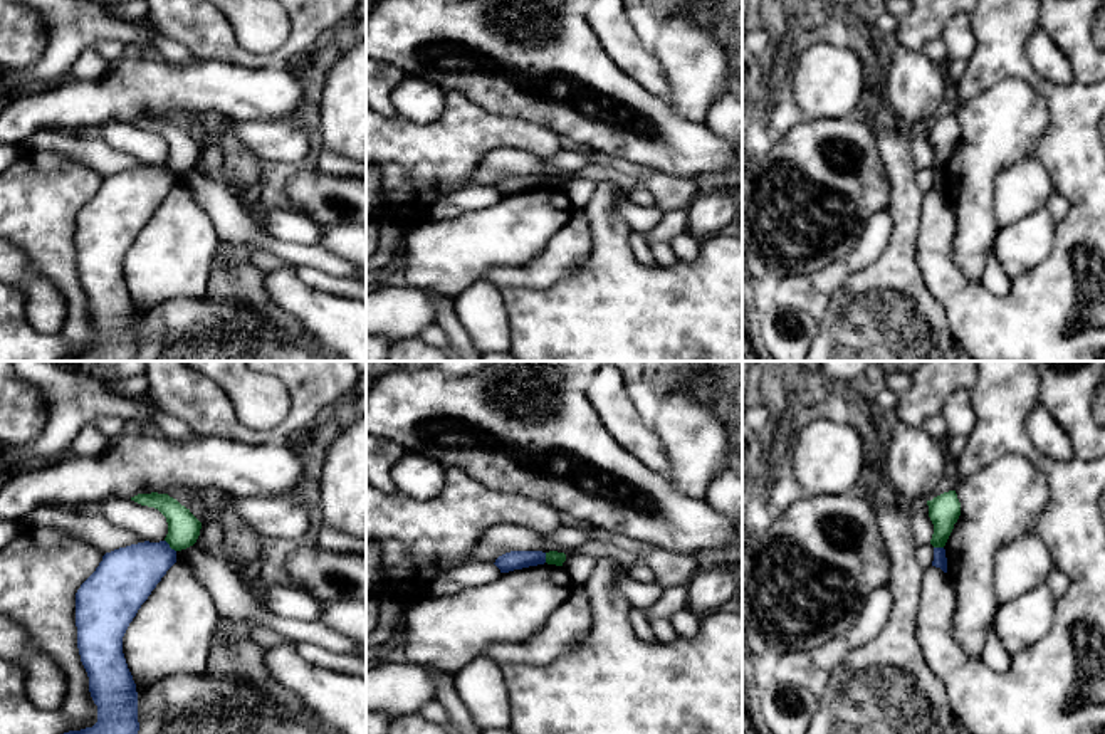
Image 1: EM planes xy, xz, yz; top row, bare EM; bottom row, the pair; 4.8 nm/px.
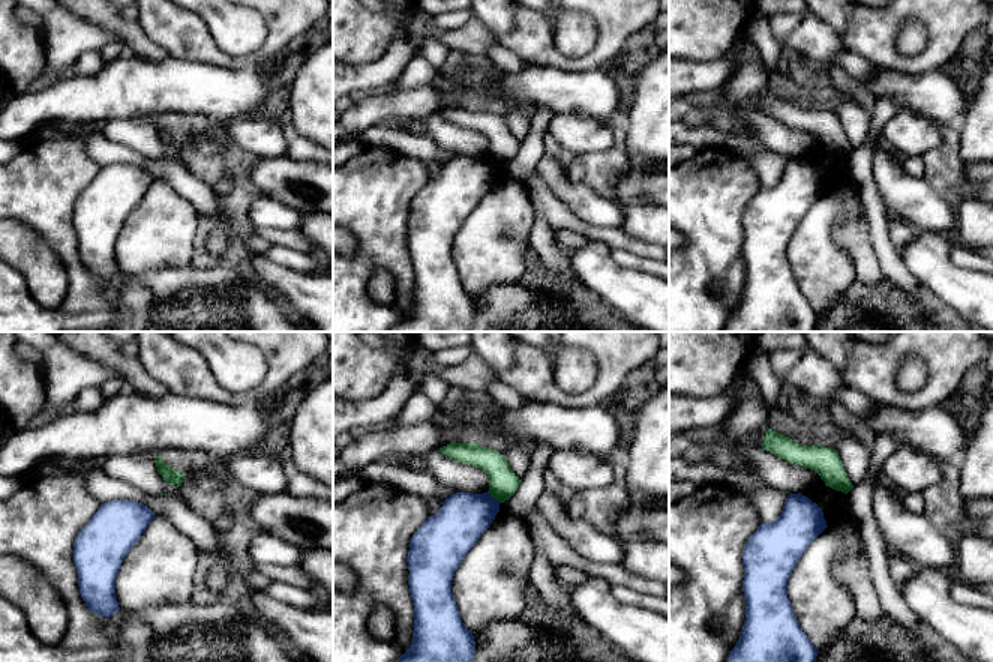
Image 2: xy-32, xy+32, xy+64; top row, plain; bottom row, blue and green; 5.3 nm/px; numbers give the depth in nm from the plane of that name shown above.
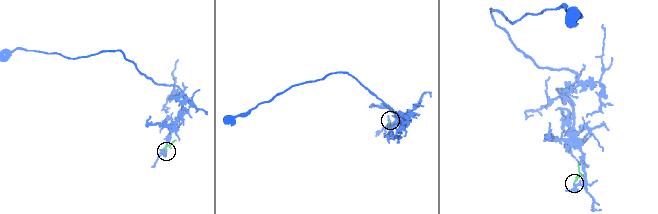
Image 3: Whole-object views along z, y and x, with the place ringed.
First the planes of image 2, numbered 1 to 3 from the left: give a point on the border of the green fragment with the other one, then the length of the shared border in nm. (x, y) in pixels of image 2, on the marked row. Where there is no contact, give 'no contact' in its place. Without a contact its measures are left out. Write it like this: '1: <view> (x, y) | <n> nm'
1: no contact
2: xy+32 (494, 499) | 100 nm
3: no contact

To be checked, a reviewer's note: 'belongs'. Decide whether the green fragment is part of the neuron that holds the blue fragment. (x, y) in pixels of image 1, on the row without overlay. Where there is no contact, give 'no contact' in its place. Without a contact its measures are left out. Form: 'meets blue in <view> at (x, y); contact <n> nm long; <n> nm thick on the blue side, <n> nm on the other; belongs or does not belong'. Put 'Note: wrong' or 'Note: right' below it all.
meets blue in xy at (168, 170); contact 80 nm long; 280 nm thick on the blue side, 160 nm on the other; does not belong
Note: wrong

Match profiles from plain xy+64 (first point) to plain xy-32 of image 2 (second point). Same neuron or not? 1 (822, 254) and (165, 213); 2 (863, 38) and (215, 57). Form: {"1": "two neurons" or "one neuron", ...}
{"1": "one neuron", "2": "one neuron"}

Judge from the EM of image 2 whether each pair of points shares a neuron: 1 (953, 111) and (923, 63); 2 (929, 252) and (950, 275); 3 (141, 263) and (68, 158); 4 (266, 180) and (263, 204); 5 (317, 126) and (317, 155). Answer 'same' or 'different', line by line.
1: different
2: same
3: different
4: different
5: different

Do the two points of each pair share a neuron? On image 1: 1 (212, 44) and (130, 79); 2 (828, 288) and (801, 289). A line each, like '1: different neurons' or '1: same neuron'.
1: different neurons
2: different neurons

